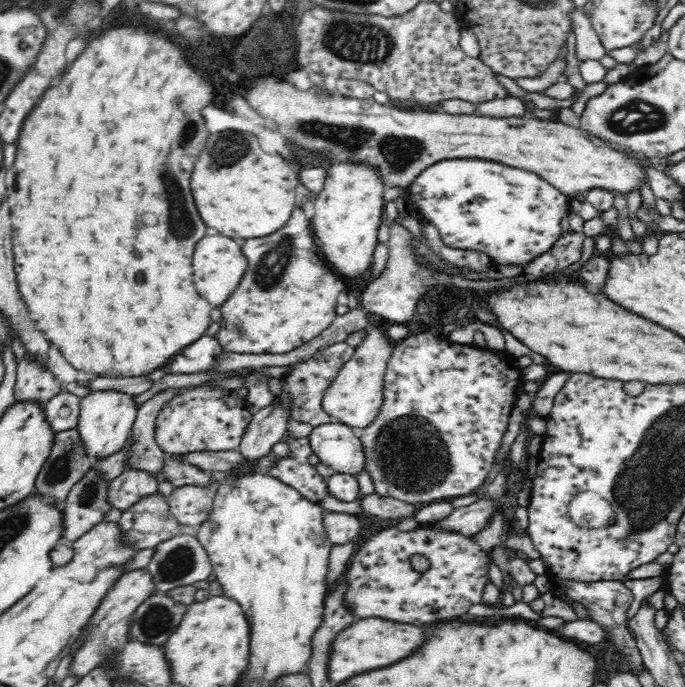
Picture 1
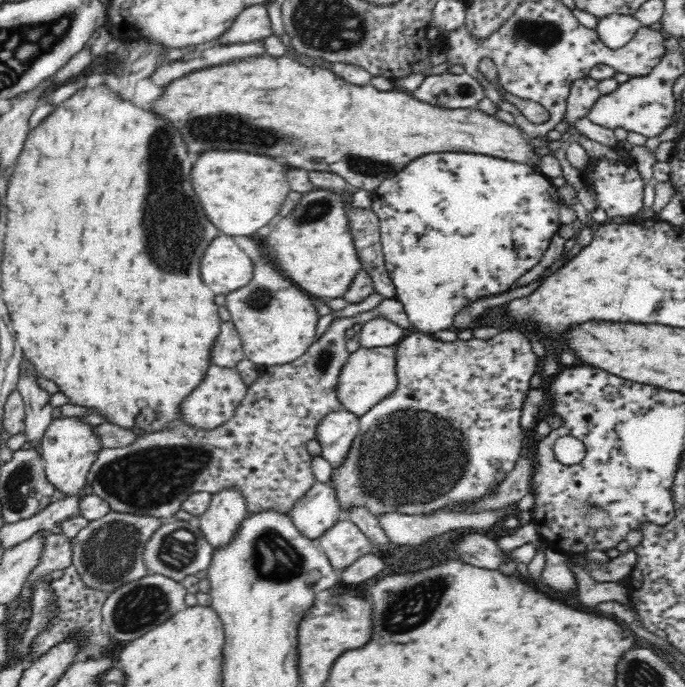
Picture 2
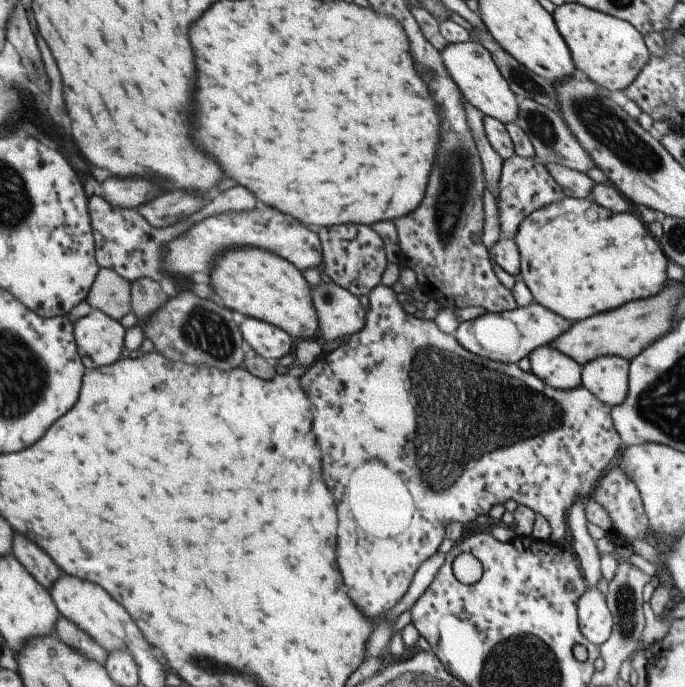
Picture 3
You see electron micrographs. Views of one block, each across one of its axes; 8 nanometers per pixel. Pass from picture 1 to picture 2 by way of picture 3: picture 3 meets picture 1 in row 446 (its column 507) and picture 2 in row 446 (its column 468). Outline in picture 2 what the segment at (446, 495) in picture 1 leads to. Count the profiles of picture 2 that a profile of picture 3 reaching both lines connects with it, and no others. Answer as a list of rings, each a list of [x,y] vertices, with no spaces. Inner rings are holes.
[[[516,324],[507,325],[489,339],[472,337],[469,340],[457,339],[455,341],[443,341],[428,333],[410,330],[405,337],[395,345],[396,349],[396,374],[397,388],[385,400],[378,402],[376,407],[366,415],[359,417],[359,434],[355,438],[352,449],[341,467],[333,469],[331,483],[337,490],[337,497],[342,507],[342,516],[338,520],[346,520],[346,510],[349,507],[364,506],[377,518],[386,512],[398,512],[408,515],[428,515],[433,511],[458,507],[458,504],[466,504],[472,500],[478,500],[482,496],[488,496],[496,490],[507,474],[515,467],[522,449],[523,430],[520,427],[521,415],[526,396],[530,389],[530,380],[536,371],[538,357],[533,351],[531,342],[524,336],[523,329]]]

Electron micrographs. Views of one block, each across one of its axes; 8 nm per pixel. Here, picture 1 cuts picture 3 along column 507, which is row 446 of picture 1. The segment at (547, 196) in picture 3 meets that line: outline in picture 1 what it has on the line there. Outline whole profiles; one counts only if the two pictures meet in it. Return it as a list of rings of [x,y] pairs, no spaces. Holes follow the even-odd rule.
[[[206,387],[200,389],[192,388],[192,390],[184,392],[174,401],[171,401],[160,412],[155,421],[156,445],[169,459],[178,461],[183,461],[182,456],[188,456],[192,452],[237,450],[251,416],[251,410],[249,410],[249,407],[244,407],[244,403],[238,399],[236,391],[218,391],[216,389],[206,389]]]

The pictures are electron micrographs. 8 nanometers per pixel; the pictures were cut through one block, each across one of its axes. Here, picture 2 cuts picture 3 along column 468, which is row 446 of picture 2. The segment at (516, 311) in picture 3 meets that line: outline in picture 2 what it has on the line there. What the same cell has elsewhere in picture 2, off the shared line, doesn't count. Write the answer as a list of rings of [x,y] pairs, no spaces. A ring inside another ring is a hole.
[[[341,409],[339,412],[332,412],[330,415],[326,415],[321,423],[317,426],[315,440],[320,443],[321,456],[324,460],[327,460],[333,469],[337,469],[343,465],[346,460],[352,444],[355,438],[359,434],[359,417]]]

